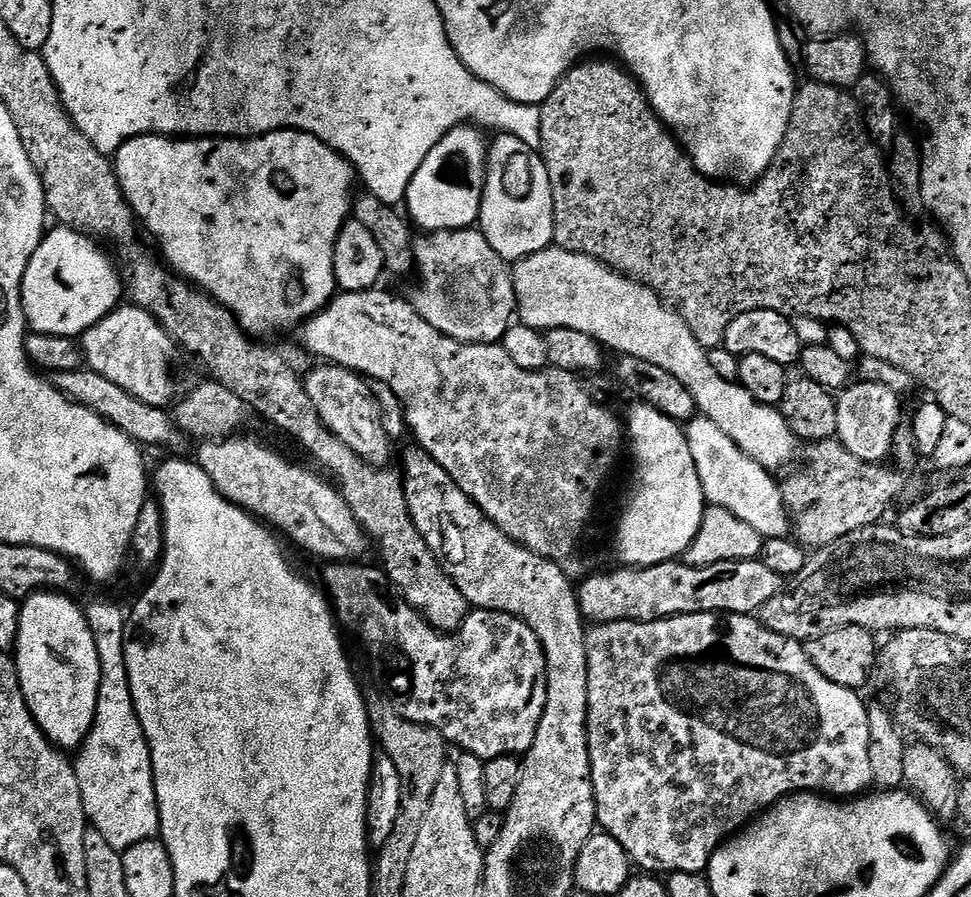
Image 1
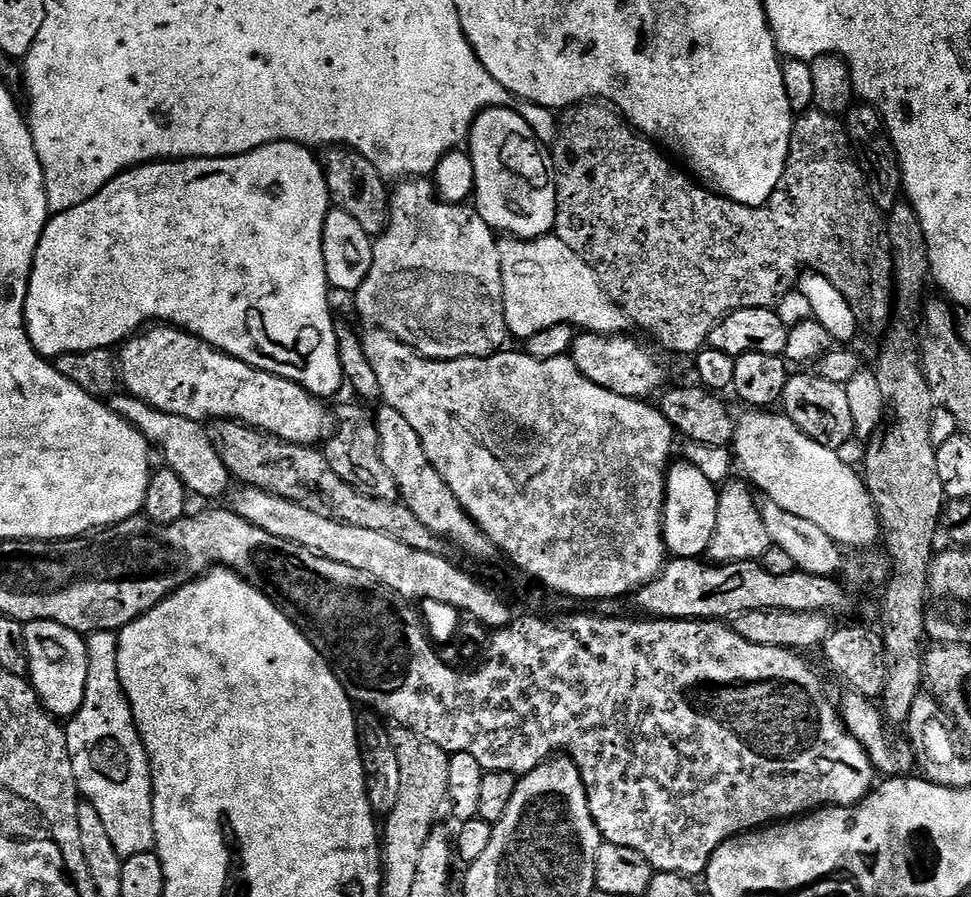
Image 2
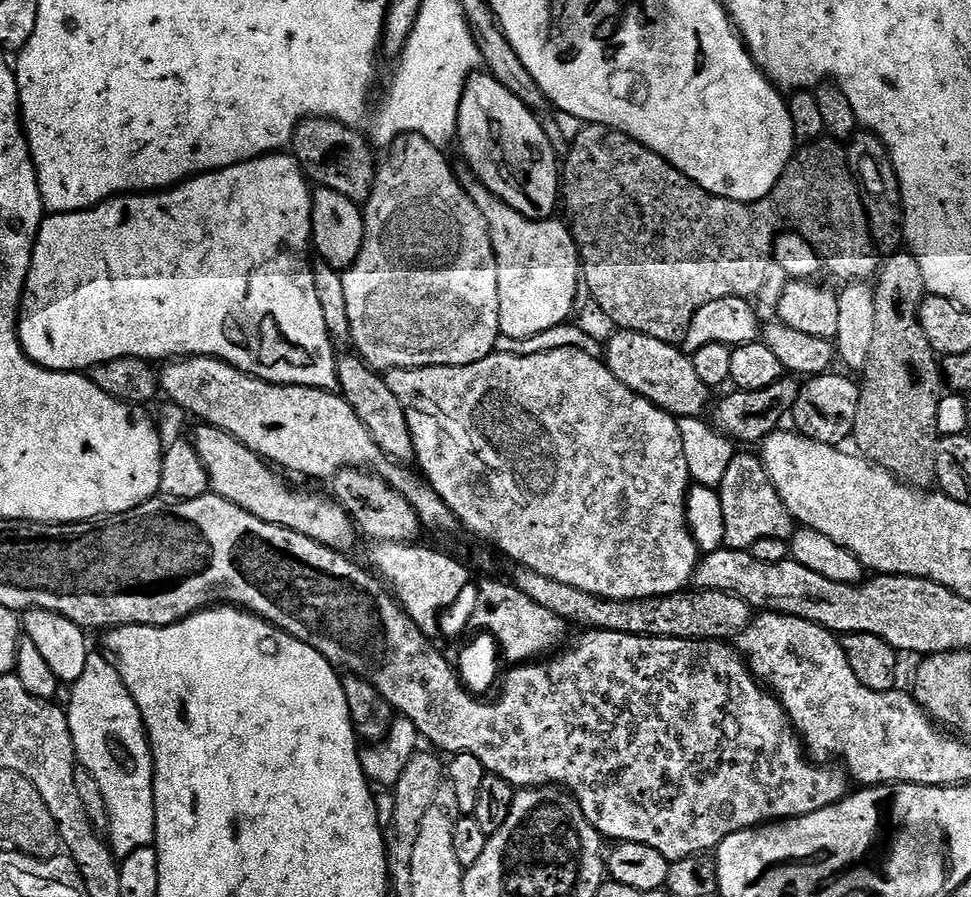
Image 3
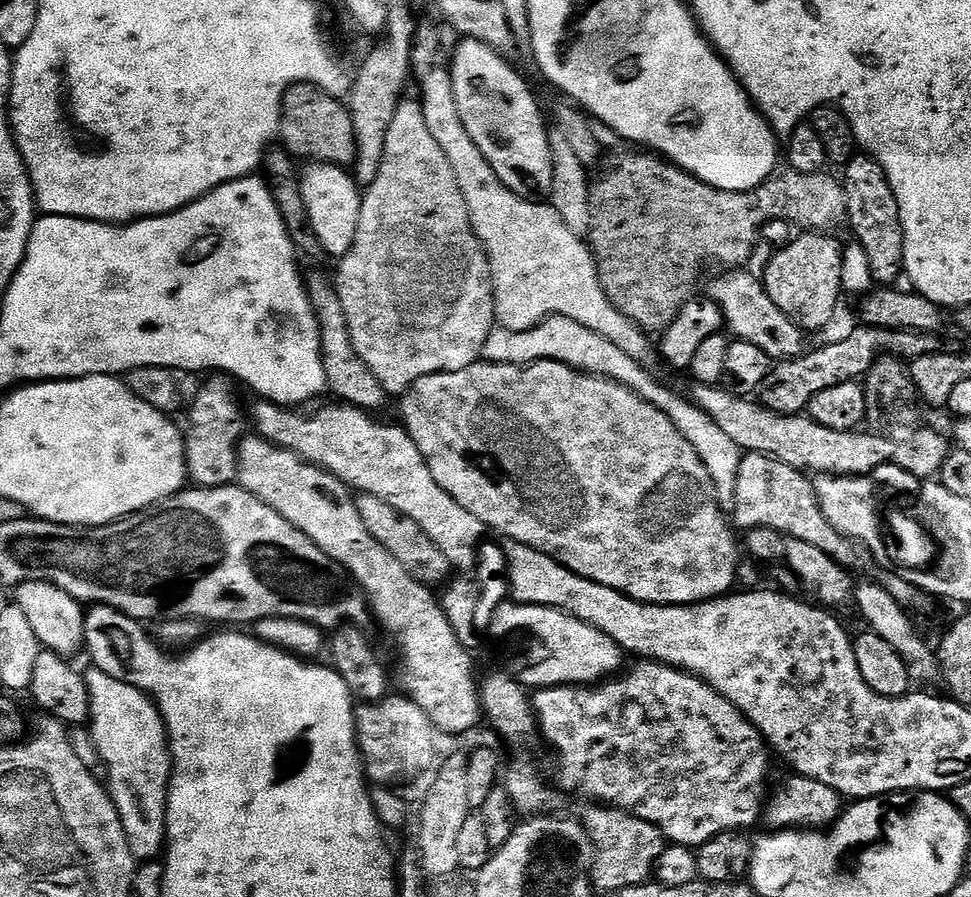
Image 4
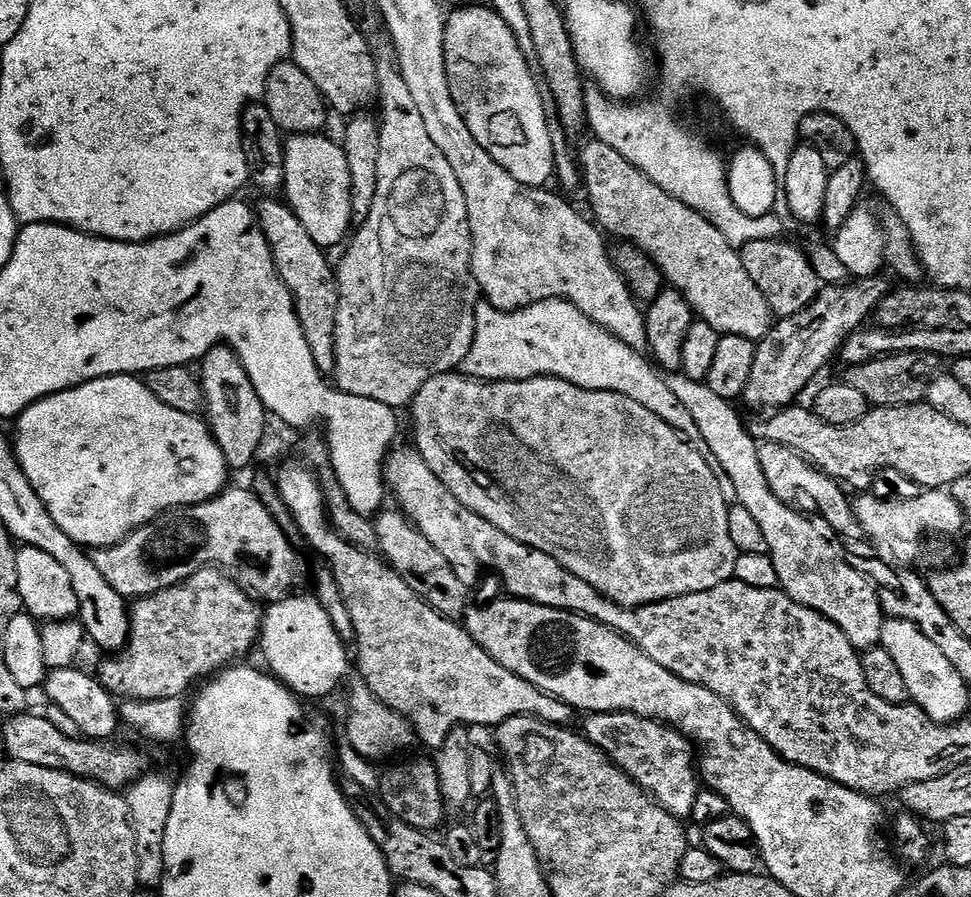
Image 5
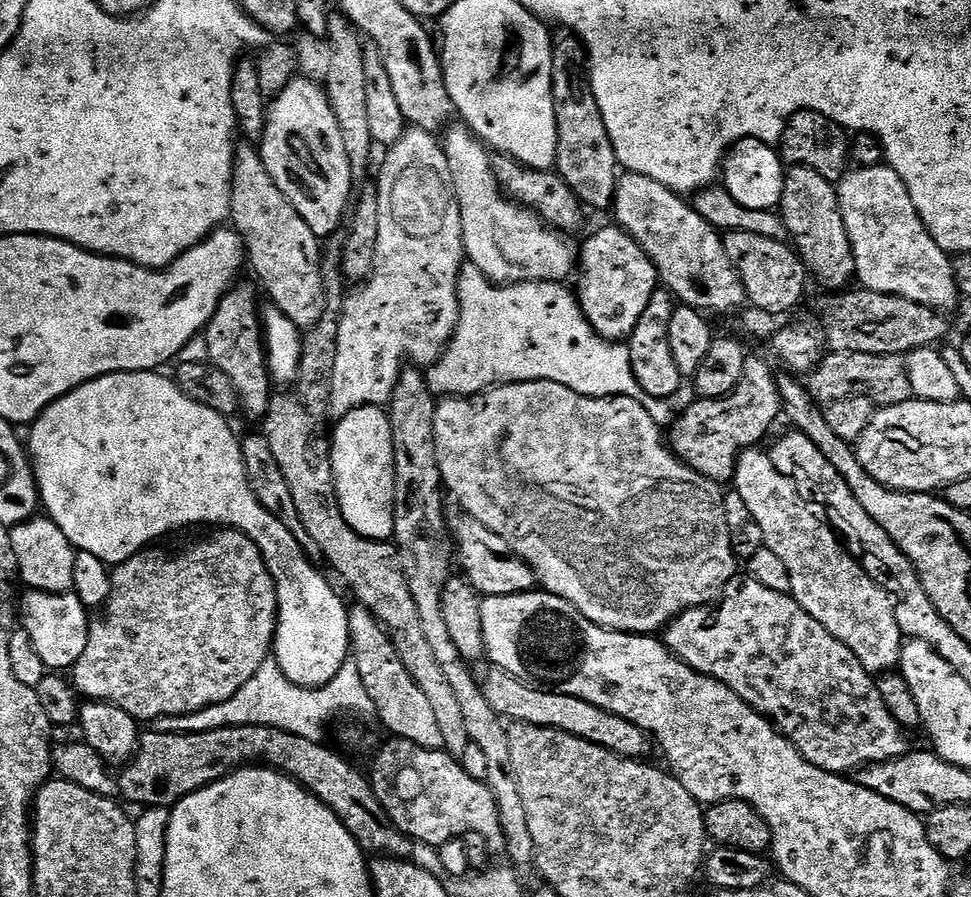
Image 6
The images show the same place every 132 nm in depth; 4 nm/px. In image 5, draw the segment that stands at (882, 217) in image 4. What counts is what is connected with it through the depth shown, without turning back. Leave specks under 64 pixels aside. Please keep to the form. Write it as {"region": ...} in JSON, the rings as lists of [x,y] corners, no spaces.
{"region":[[[882,274],[861,277],[859,282],[847,284],[825,284],[820,293],[802,310],[793,316],[785,316],[773,323],[772,329],[765,334],[763,340],[759,341],[754,354],[754,370],[750,374],[750,382],[746,386],[742,397],[743,403],[748,403],[752,408],[768,408],[764,410],[775,410],[795,405],[796,400],[804,392],[804,387],[827,366],[833,359],[837,359],[839,350],[848,341],[852,332],[857,332],[865,323],[864,320],[873,315],[877,304],[892,291],[892,285]]]}

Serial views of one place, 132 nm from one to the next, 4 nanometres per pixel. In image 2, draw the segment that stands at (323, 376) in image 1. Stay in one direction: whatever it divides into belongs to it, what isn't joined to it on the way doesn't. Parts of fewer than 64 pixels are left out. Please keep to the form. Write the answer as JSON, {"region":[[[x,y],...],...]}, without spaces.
{"region":[[[344,404],[340,408],[340,421],[336,428],[332,441],[324,448],[328,464],[343,480],[352,482],[374,496],[391,497],[396,492],[396,479],[382,460],[380,438],[373,413],[356,404]]]}

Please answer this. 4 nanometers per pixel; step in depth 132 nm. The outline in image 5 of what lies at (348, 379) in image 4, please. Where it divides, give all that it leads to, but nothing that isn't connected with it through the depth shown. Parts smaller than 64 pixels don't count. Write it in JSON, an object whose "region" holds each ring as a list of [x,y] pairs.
{"region":[[[264,198],[255,205],[256,216],[260,219],[260,225],[262,226],[262,234],[266,234],[266,242],[270,246],[270,254],[274,258],[274,266],[278,270],[278,274],[282,278],[282,282],[286,286],[286,290],[290,290],[292,295],[292,301],[296,307],[296,313],[298,314],[298,322],[302,322],[302,334],[306,334],[306,343],[310,346],[310,354],[314,358],[314,366],[318,366],[318,370],[325,374],[335,373],[336,370],[336,322],[338,320],[338,286],[336,285],[336,273],[333,265],[328,265],[325,249],[318,246],[318,242],[314,242],[314,238],[310,238],[310,234],[306,234],[306,226],[302,226],[302,222],[298,222],[298,218],[292,213],[292,209],[288,207],[287,203],[280,198]]]}

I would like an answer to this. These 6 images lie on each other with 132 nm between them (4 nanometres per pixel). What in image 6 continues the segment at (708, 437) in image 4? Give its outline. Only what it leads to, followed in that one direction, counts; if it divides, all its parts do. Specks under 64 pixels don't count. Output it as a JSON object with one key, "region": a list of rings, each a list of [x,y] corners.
{"region":[[[465,263],[458,278],[458,326],[454,330],[448,349],[426,372],[428,389],[432,391],[433,396],[473,396],[486,391],[487,388],[496,388],[499,384],[545,380],[558,382],[558,386],[566,386],[574,390],[574,394],[590,398],[625,396],[638,402],[638,406],[642,406],[646,414],[654,418],[656,424],[671,425],[674,419],[674,411],[672,412],[671,408],[673,405],[667,400],[659,400],[646,394],[646,390],[638,386],[638,378],[634,378],[634,370],[630,366],[630,350],[627,343],[607,340],[598,335],[584,316],[577,293],[564,287],[568,286],[555,280],[493,284],[485,278],[482,270],[478,270],[473,264]]]}

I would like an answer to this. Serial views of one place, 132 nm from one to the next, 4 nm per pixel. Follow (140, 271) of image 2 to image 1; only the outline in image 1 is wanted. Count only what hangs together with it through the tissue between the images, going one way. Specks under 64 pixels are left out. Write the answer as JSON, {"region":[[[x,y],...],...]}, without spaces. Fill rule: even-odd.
{"region":[[[293,128],[271,132],[265,136],[247,138],[173,138],[171,136],[135,136],[114,153],[114,167],[124,199],[132,209],[132,215],[156,239],[163,263],[177,276],[188,281],[199,291],[209,295],[221,308],[231,312],[237,324],[253,338],[264,338],[283,328],[303,325],[311,316],[317,316],[337,295],[334,274],[334,246],[342,226],[349,219],[350,205],[354,200],[352,180],[354,169],[340,153],[326,142],[314,138],[314,134],[299,132]],[[63,226],[53,229],[34,250],[22,278],[24,317],[32,332],[80,338],[121,303],[122,276],[93,237]]]}

